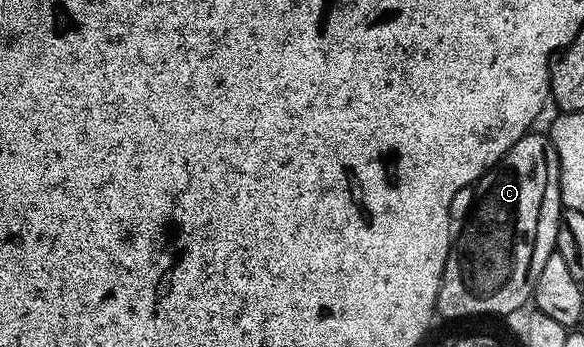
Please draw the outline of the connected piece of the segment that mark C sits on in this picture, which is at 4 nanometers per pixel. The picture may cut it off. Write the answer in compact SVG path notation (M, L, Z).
M532 130L526 136L521 137L505 155L499 159L491 169L482 176L474 185L475 192L475 209L467 216L467 221L463 224L463 229L458 229L451 245L451 253L445 262L445 270L441 278L441 286L437 294L435 303L438 315L448 316L449 319L455 320L458 316L507 316L510 312L515 312L523 303L532 299L537 282L537 274L541 274L541 266L545 266L545 258L549 258L551 252L556 251L555 239L557 238L557 226L561 215L561 201L559 198L559 159L555 153L555 148L551 145L550 135L543 136L538 130Z

